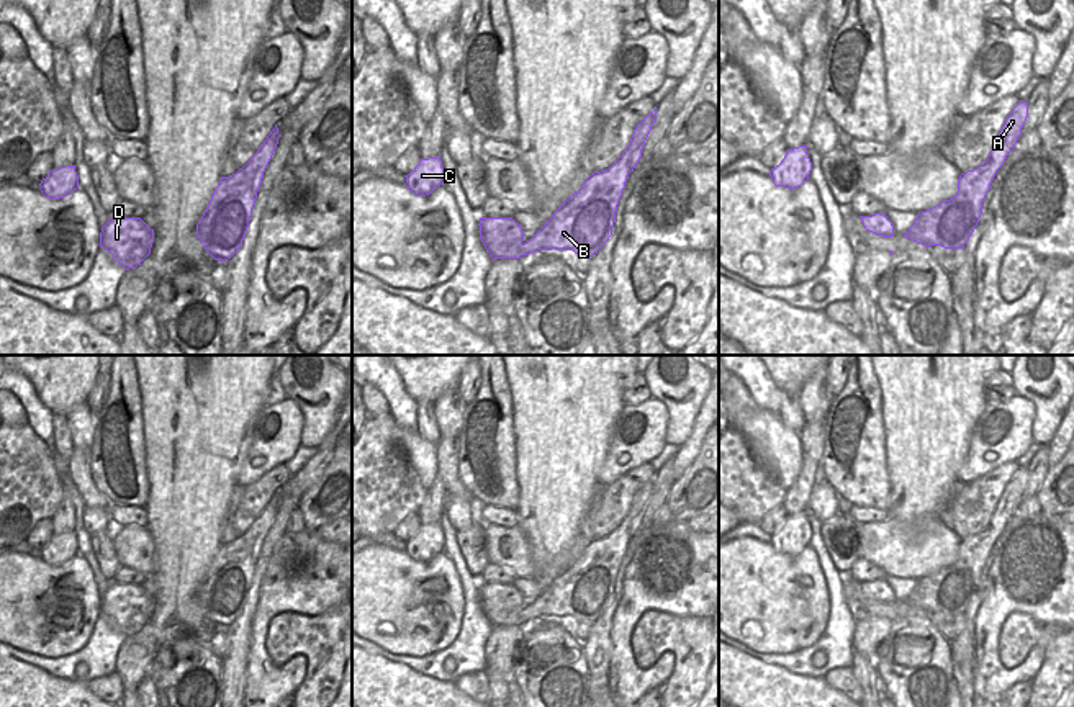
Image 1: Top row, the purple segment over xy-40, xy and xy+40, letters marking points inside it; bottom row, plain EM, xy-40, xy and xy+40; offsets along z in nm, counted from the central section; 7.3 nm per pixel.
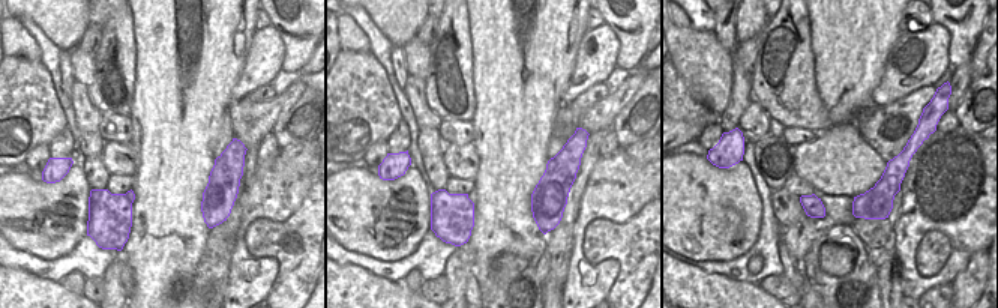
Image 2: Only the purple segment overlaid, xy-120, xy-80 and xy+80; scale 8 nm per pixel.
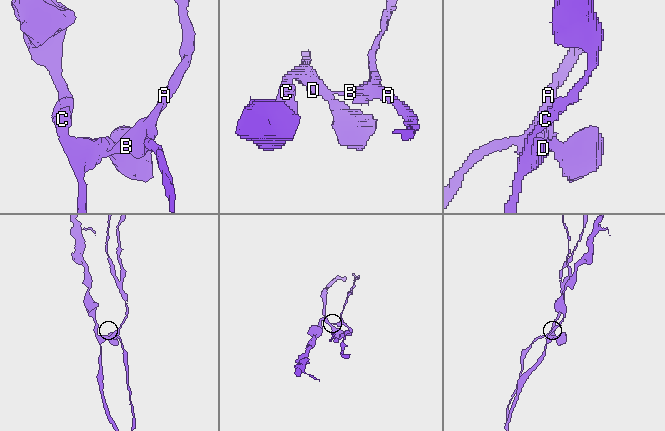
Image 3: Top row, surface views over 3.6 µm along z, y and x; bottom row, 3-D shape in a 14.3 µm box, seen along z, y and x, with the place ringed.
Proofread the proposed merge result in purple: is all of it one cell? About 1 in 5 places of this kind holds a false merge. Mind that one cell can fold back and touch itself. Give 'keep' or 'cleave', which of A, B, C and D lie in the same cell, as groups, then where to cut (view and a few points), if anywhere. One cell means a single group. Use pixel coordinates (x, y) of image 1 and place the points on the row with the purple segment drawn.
cleave; A B / C D; cut in xy along (521, 244), (524, 254)

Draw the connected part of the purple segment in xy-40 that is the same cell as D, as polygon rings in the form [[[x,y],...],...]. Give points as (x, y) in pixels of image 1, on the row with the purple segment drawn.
[[[111,216],[100,232],[100,247],[126,270],[136,268],[151,254],[154,229],[141,218]]]

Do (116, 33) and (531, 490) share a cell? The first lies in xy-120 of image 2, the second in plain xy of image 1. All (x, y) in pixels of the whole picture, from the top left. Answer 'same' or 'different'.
different

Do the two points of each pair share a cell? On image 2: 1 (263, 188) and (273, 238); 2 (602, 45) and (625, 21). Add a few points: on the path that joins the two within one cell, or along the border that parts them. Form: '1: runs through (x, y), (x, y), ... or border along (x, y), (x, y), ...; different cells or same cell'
1: border along (302, 205), (284, 221), (255, 220), (245, 244); different cells
2: border along (605, 23), (617, 39), (617, 66); different cells

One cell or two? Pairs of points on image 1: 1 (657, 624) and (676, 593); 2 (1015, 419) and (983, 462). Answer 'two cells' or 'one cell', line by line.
1: two cells
2: one cell

